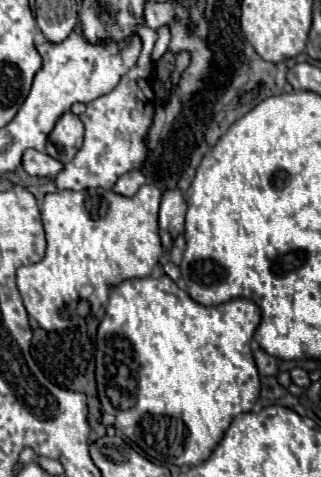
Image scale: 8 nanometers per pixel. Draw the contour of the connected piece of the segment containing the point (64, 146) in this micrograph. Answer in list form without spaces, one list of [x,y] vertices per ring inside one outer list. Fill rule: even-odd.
[[[68,111],[58,119],[56,127],[52,129],[46,143],[46,153],[62,163],[68,163],[74,159],[82,143],[84,143],[84,125],[76,115]]]

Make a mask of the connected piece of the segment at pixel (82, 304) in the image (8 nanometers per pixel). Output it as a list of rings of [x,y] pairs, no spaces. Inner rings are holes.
[[[142,185],[134,197],[124,197],[114,191],[104,189],[84,189],[84,191],[60,191],[46,195],[40,213],[46,229],[48,249],[40,263],[20,267],[18,289],[24,299],[24,307],[30,317],[46,331],[62,331],[76,327],[88,315],[96,315],[100,307],[108,301],[110,289],[124,279],[148,277],[156,267],[162,247],[158,235],[158,211],[160,211],[162,191],[156,185]]]

